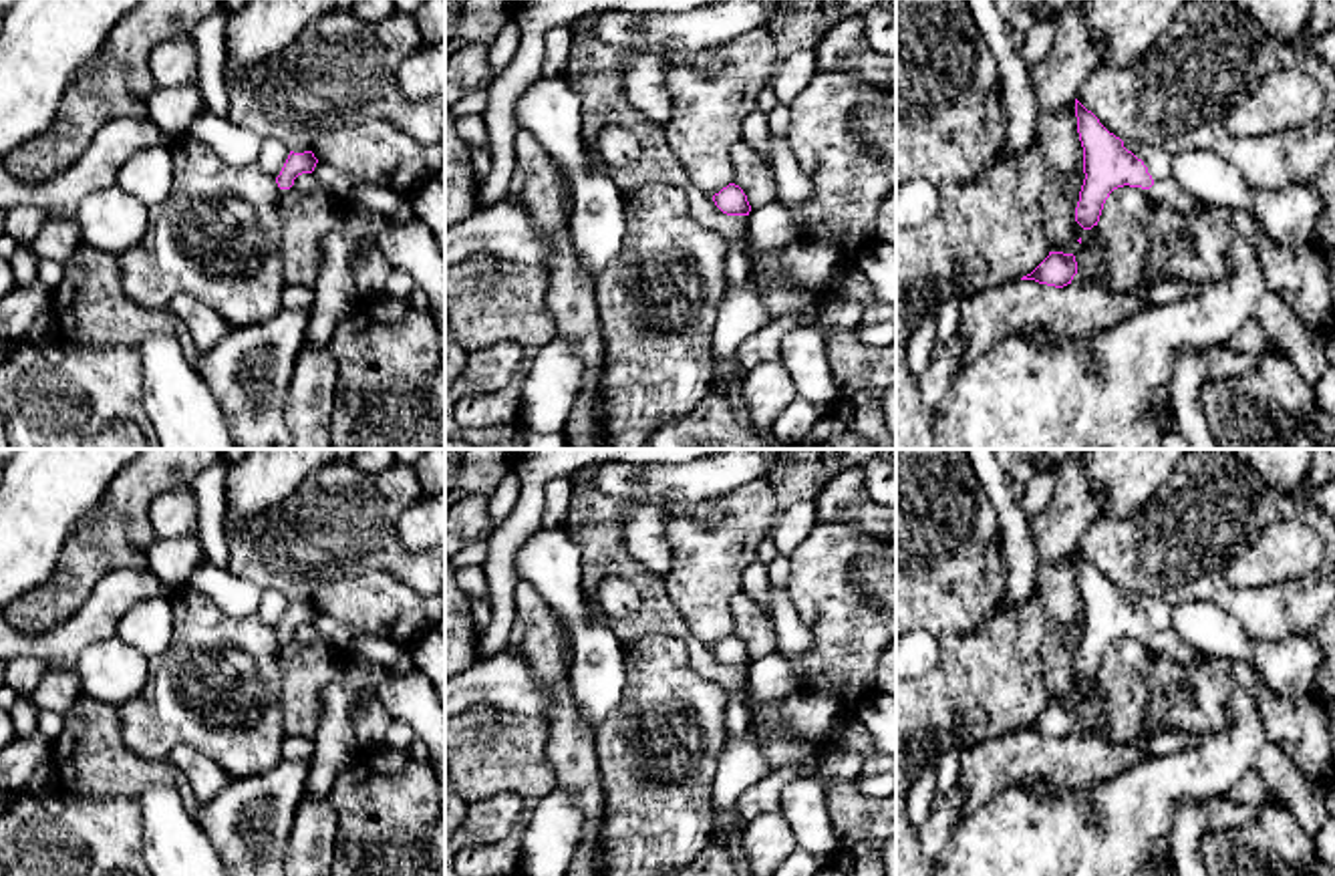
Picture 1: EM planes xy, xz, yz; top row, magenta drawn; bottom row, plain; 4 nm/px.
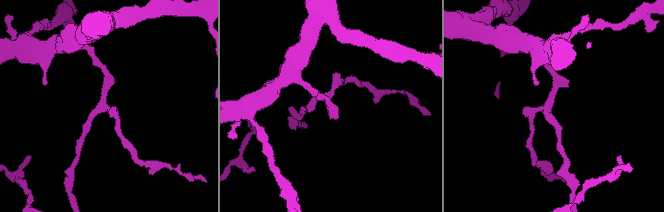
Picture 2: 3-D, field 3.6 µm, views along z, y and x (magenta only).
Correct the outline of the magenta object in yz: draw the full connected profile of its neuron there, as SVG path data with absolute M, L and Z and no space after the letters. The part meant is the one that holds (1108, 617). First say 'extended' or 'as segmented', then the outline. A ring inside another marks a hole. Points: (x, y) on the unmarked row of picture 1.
extended; M1077 550L1075 568L1085 624L1075 673L1083 681L1097 677L1105 650L1124 636L1146 640L1152 650L1174 663L1196 665L1202 661L1202 654L1180 640L1172 628L1154 632L1144 612L1128 602L1124 592L1109 584Z

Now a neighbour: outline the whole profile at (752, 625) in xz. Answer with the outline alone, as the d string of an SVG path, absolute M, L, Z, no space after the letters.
M743 590L731 598L733 634L743 640L751 661L777 652L777 632L755 600Z

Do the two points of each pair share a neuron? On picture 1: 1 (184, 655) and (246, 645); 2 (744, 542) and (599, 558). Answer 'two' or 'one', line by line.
1: one
2: two

